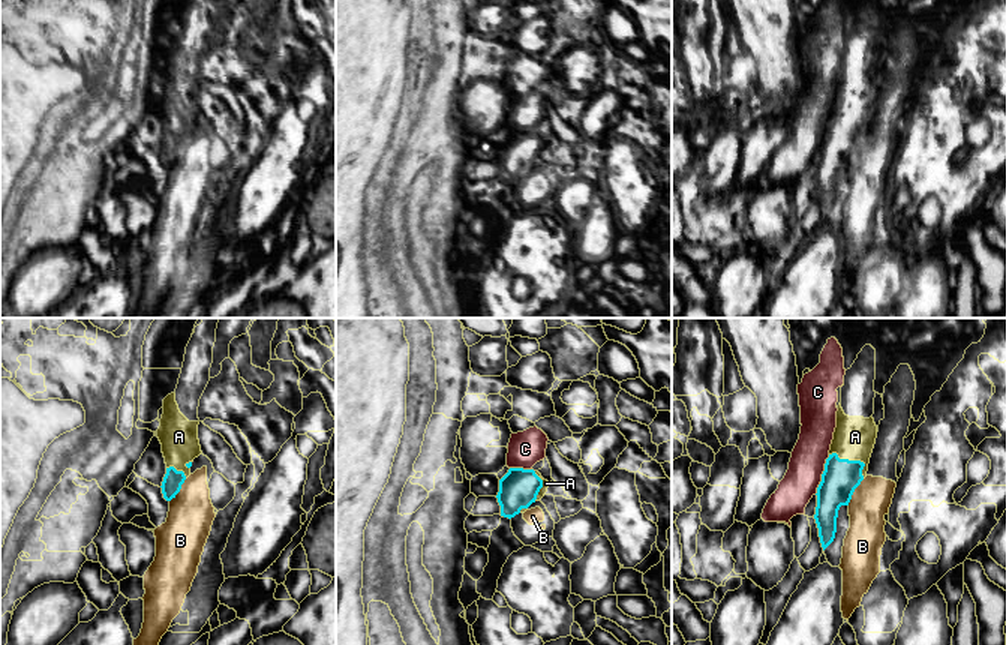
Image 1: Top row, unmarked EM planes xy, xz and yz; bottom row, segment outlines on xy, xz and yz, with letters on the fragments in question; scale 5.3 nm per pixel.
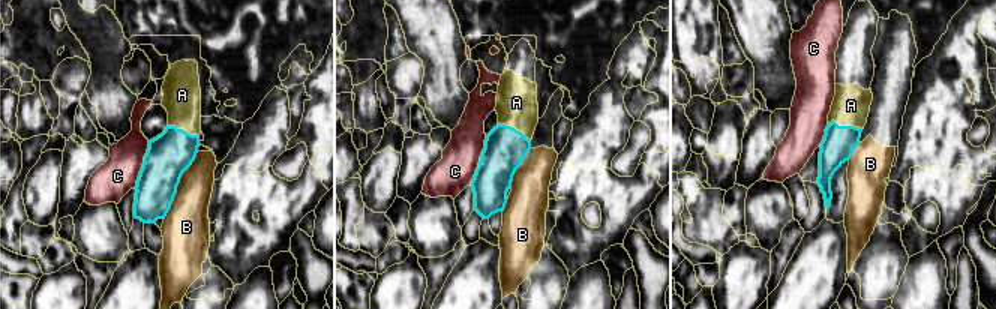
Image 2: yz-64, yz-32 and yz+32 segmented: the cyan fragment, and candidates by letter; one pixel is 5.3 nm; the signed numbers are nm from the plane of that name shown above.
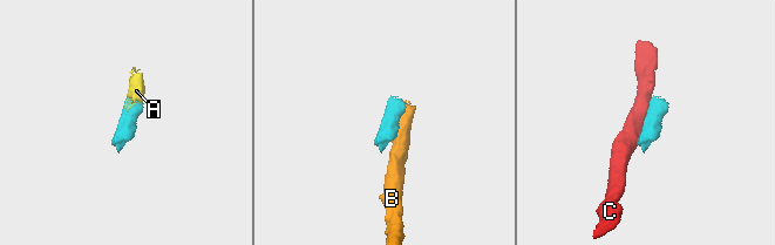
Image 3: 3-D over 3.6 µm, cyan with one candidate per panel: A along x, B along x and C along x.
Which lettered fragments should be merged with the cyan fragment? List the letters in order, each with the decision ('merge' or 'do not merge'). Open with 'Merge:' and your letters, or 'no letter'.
Merge: A
A: merge
B: do not merge
C: do not merge

